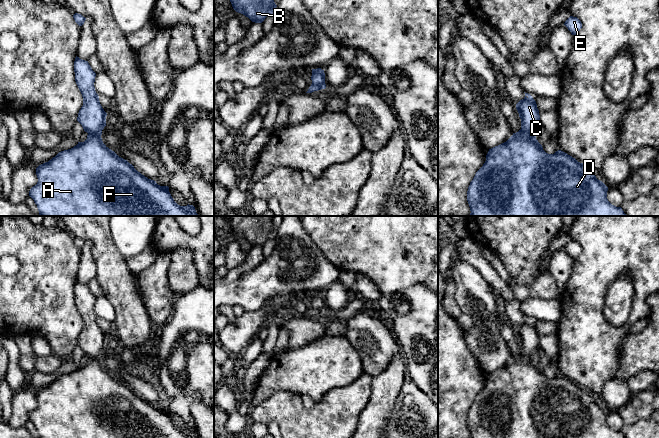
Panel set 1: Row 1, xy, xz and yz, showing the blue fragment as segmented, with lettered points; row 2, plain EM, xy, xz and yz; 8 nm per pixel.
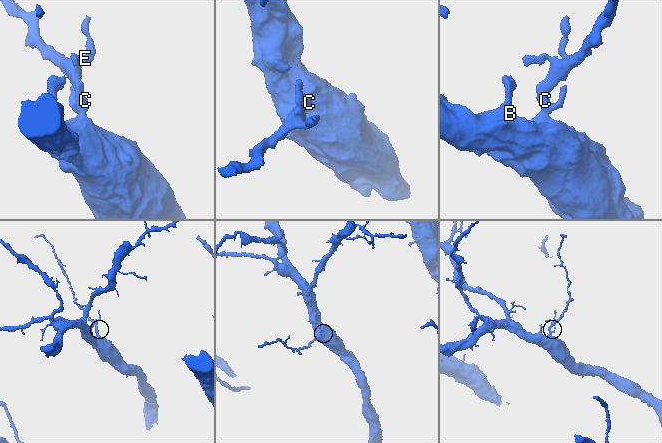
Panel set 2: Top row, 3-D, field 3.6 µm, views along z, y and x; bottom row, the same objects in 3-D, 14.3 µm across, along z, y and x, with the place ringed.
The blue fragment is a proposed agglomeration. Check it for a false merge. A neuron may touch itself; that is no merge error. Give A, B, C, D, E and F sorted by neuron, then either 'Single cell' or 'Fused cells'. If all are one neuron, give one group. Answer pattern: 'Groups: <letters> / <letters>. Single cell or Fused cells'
Groups: A B C D E F. Single cell

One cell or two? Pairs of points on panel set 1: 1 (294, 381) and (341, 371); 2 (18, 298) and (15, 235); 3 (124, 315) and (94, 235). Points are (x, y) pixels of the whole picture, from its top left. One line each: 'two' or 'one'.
1: one
2: one
3: one

